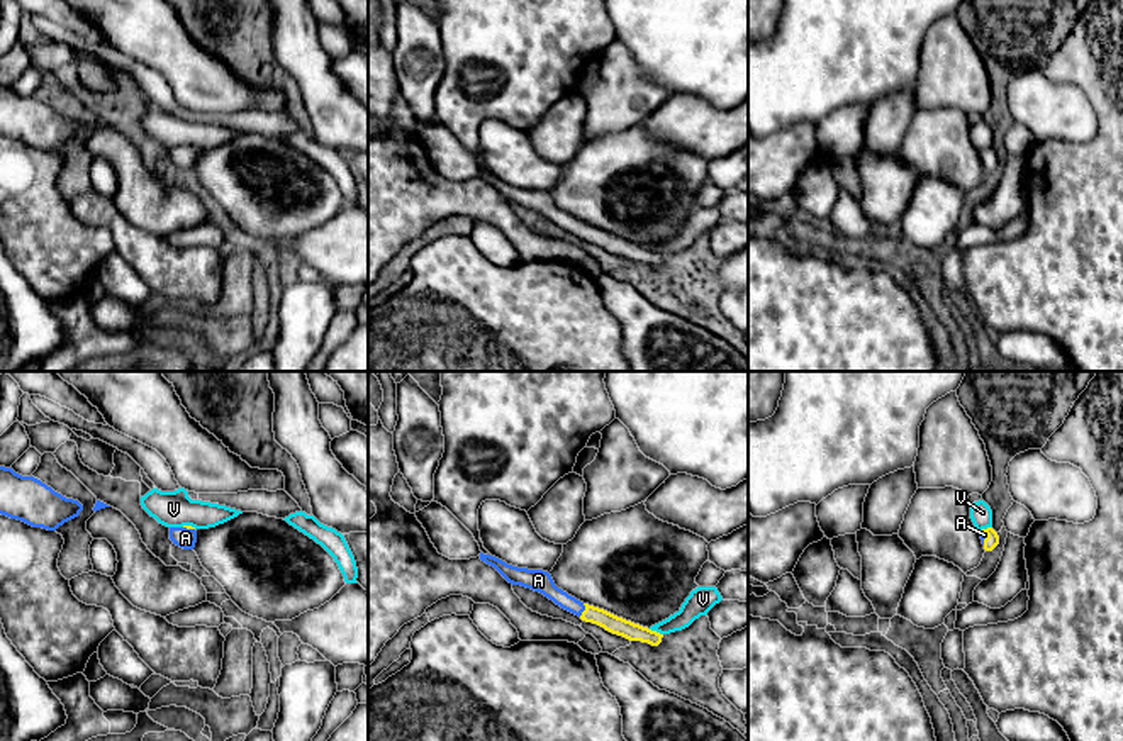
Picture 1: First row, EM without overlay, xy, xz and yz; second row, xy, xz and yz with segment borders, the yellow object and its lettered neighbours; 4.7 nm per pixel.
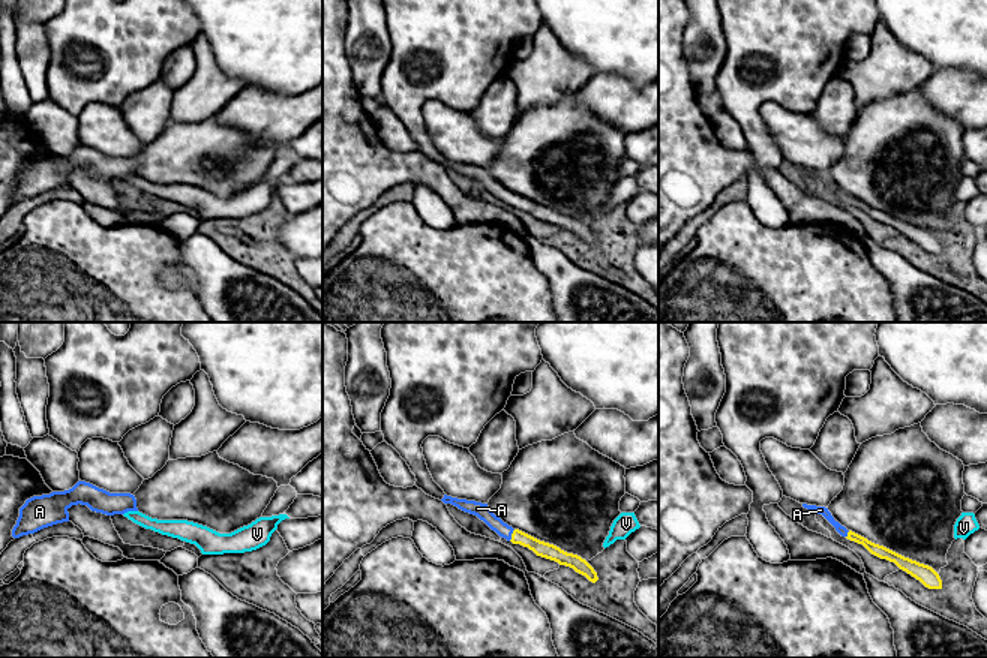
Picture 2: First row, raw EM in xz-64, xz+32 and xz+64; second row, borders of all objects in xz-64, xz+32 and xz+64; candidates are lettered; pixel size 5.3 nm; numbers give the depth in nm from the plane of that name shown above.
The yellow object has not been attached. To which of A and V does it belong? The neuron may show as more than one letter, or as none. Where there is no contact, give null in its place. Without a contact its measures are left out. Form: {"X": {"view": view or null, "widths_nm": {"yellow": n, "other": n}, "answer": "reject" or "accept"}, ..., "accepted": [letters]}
{"A": {"view": "xz", "widths_nm": {"yellow": 90, "other": 100}, "answer": "accept"}, "V": {"view": "xz", "widths_nm": {"yellow": 90, "other": 120}, "answer": "reject"}, "accepted": ["A"]}

